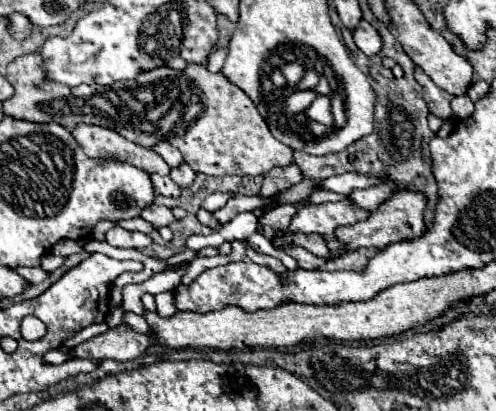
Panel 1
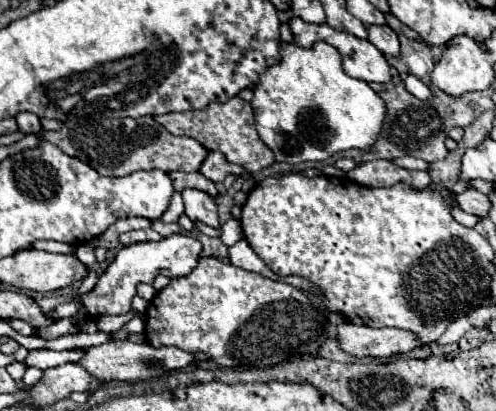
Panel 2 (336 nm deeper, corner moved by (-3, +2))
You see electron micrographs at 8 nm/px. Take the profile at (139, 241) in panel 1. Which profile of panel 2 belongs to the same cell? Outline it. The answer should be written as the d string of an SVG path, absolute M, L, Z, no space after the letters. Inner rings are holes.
M147 228L147 230L133 230L133 232L125 232L123 236L119 236L121 244L129 246L129 244L137 244L137 242L147 242L147 240L159 240L161 236L153 230L153 228Z

